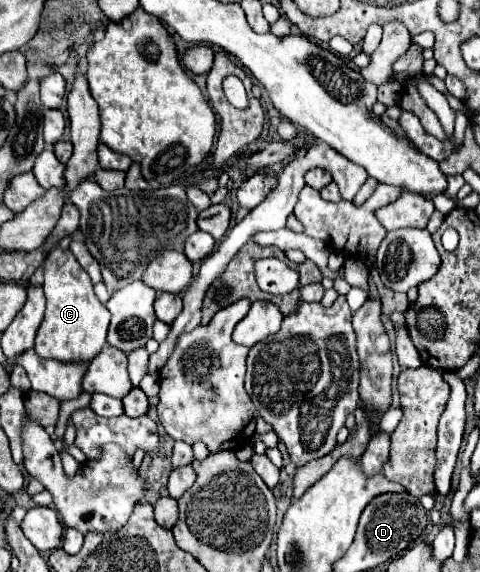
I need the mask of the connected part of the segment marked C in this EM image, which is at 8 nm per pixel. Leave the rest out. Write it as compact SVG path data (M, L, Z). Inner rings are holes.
M52 249L48 253L44 261L44 295L46 315L36 333L34 351L44 359L56 359L62 363L90 363L106 345L110 313L94 295L88 273L84 273L70 251Z

